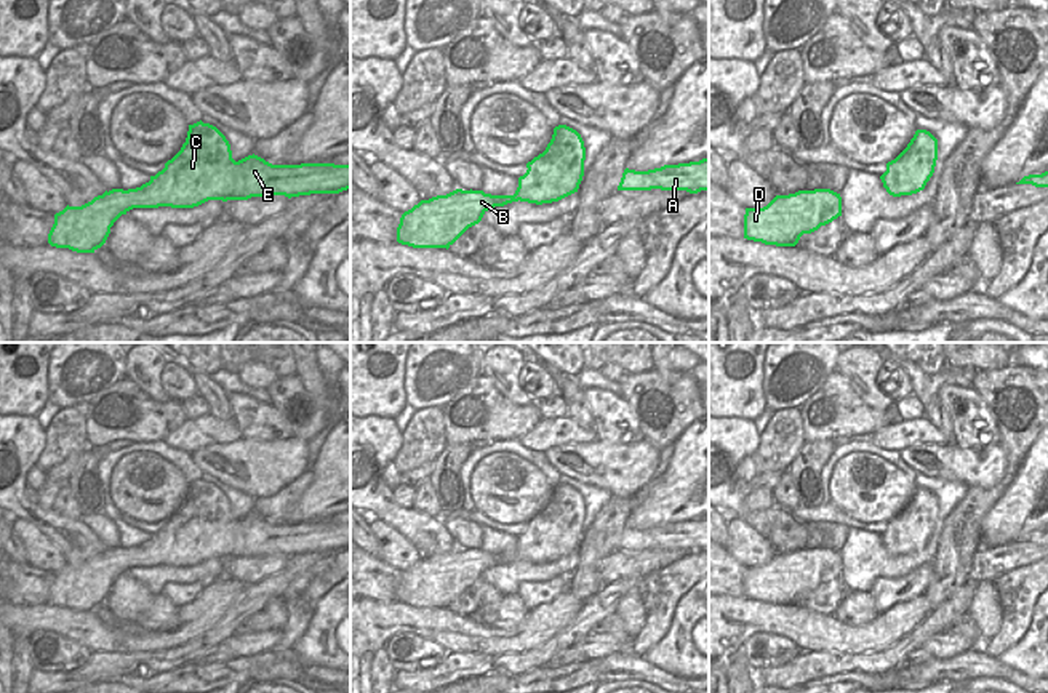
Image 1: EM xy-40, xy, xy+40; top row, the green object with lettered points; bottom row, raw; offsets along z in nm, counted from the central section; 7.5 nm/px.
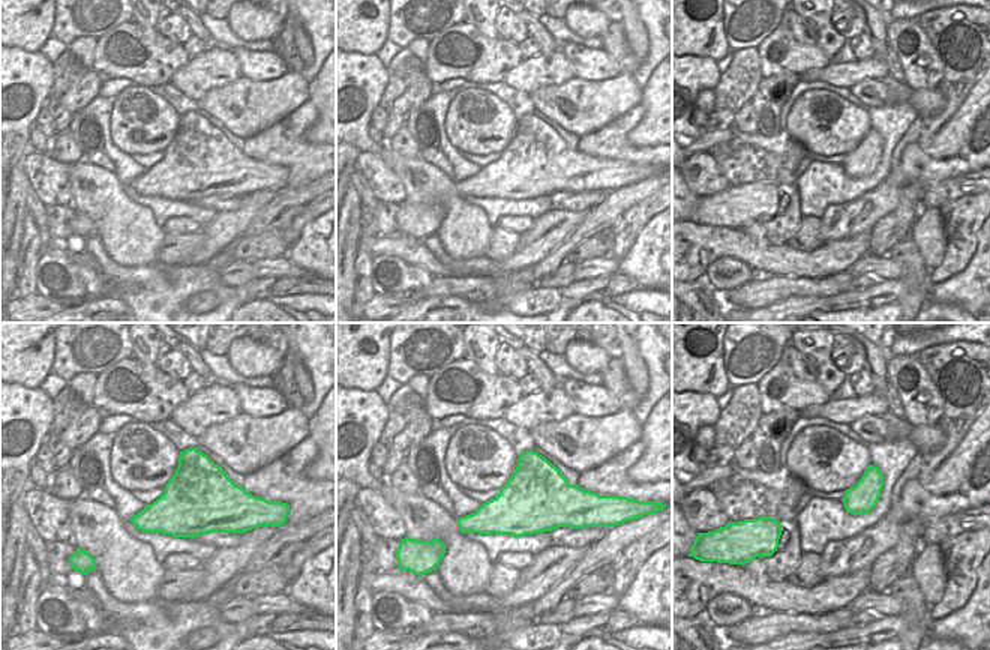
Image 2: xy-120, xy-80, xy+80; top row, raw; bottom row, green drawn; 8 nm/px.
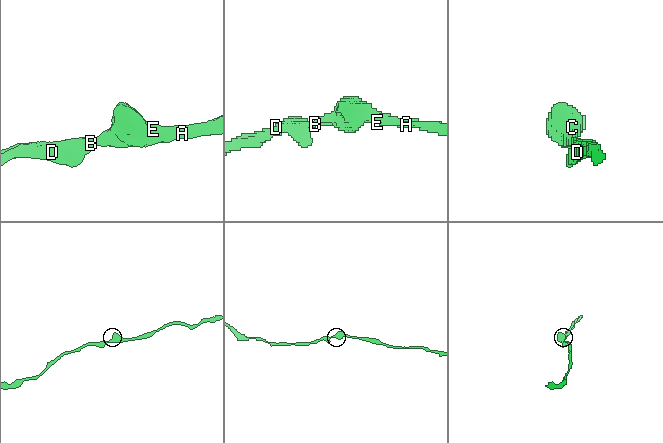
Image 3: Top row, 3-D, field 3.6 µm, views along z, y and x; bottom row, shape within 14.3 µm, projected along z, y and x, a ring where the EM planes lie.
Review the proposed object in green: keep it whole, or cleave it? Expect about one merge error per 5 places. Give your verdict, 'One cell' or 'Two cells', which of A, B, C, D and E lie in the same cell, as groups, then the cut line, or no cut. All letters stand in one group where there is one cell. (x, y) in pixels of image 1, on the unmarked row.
One cell. Groups: A B C D E. No split.

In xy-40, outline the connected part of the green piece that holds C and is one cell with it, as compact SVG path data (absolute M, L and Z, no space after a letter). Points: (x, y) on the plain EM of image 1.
M189 483L181 509L150 539L136 547L112 547L82 565L54 573L48 602L77 611L101 607L114 581L133 567L194 567L208 559L339 552L350 547L350 523L272 523L258 514L238 520L213 483Z

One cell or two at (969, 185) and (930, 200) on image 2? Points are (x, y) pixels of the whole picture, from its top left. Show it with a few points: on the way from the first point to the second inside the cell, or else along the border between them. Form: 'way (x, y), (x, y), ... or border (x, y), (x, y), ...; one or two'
way (960, 186), (939, 194); one

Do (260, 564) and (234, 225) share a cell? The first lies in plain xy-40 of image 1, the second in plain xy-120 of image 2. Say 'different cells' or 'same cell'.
different cells

